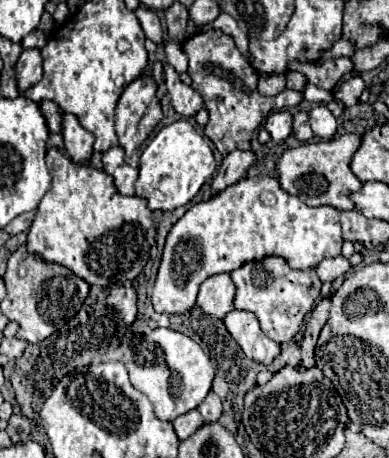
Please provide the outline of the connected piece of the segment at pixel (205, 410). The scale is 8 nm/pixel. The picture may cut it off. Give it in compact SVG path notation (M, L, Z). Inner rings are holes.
M210 392L206 396L206 400L198 406L198 412L202 414L204 422L208 422L208 424L218 422L218 418L222 416L222 402L220 402L220 398L214 392Z

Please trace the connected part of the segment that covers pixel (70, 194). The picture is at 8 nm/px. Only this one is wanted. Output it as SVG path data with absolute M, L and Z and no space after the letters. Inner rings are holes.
M48 148L46 166L52 176L52 186L40 200L36 218L28 230L28 242L26 242L28 252L40 254L46 262L56 262L70 268L76 276L80 276L88 284L112 286L112 284L124 284L126 280L134 280L148 262L150 248L156 236L154 224L150 220L152 212L148 210L146 200L138 196L118 194L110 174L90 164L72 162L70 156L60 148Z

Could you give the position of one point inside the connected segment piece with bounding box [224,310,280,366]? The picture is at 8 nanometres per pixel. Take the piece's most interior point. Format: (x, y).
(243, 327)

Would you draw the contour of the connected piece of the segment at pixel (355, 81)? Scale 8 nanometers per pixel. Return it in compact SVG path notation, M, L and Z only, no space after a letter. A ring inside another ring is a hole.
M354 76L350 80L344 80L340 86L338 86L338 92L332 92L332 96L344 104L344 108L350 108L354 104L358 104L358 98L362 94L362 90L366 88L366 84L362 82L360 76Z

